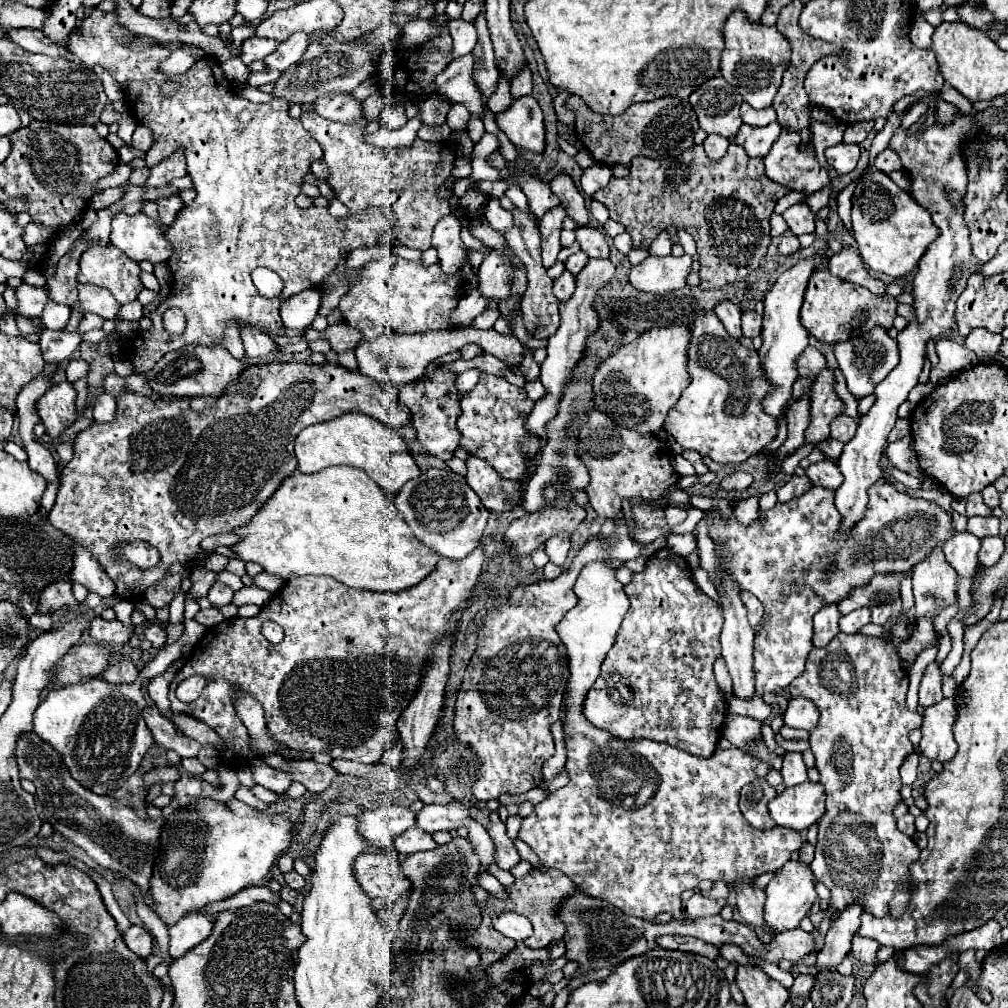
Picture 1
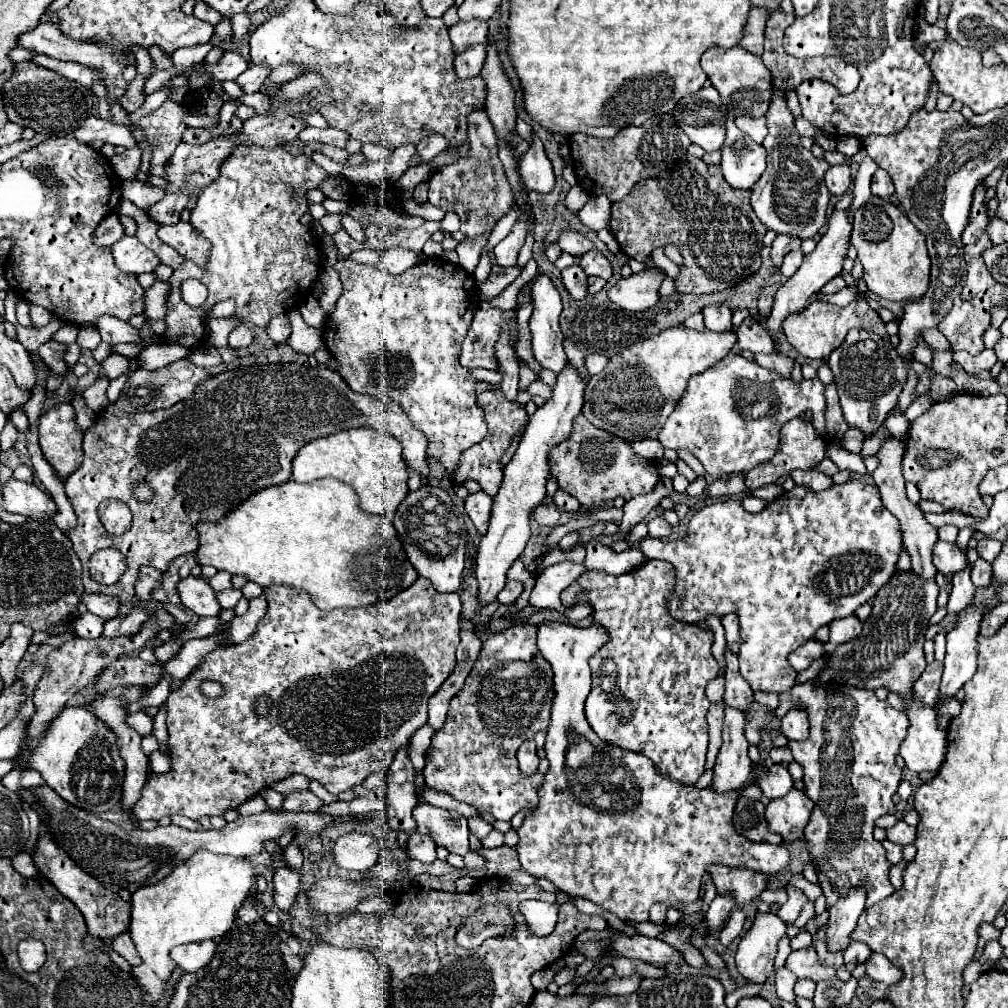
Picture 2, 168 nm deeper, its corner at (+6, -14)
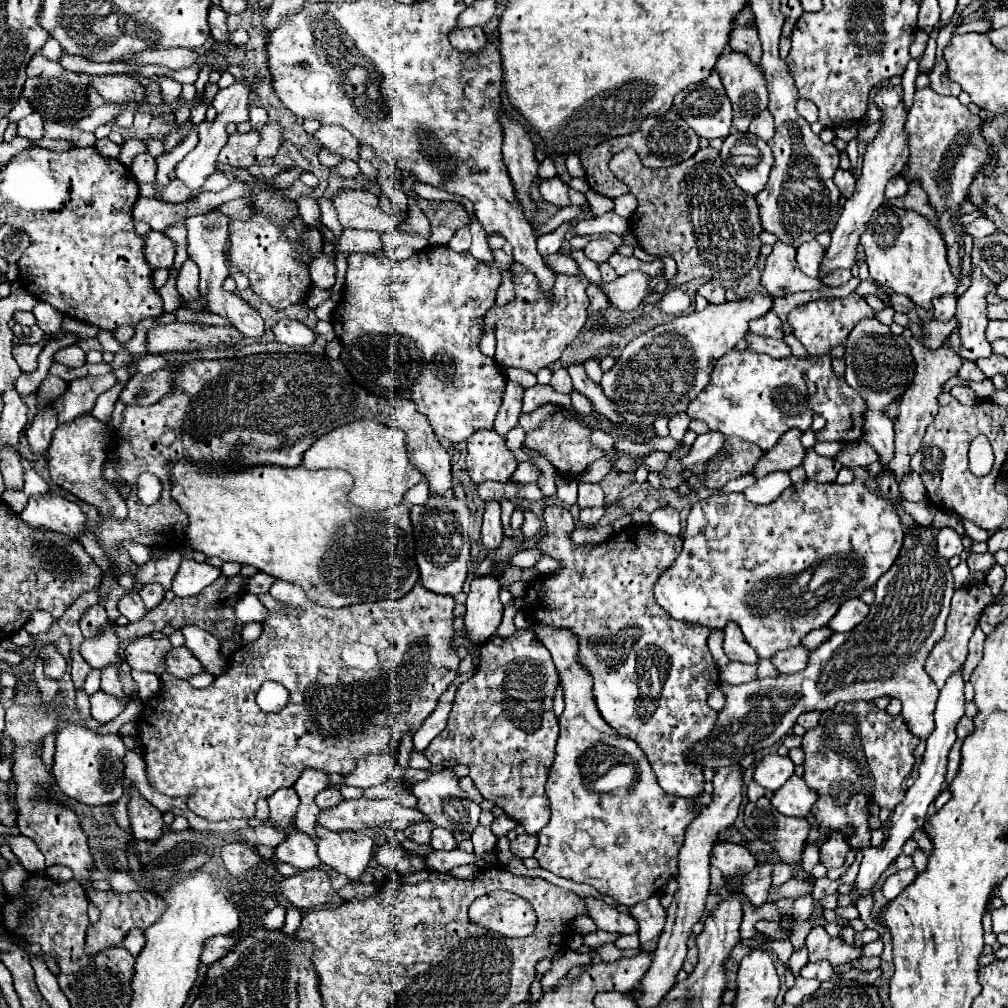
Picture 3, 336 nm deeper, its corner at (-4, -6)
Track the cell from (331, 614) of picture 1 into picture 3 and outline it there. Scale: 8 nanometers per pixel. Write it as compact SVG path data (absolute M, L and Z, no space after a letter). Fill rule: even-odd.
M276 580L270 588L270 594L280 600L280 602L286 602L286 604L294 604L294 606L300 606L304 610L304 614L300 618L288 618L288 616L282 616L282 614L272 614L268 612L266 620L264 620L264 630L262 630L262 636L254 642L254 646L246 646L246 648L240 648L234 656L232 656L232 662L226 670L226 674L218 676L216 682L210 686L210 688L194 688L194 686L188 686L186 680L180 680L176 676L172 676L164 664L164 659L168 651L172 649L172 644L168 638L162 638L162 640L154 640L150 636L144 636L144 638L136 638L128 645L125 651L125 661L129 664L131 669L140 670L140 668L148 668L148 672L156 674L158 680L160 680L160 690L156 694L156 698L144 702L144 710L140 714L140 724L138 724L138 730L140 730L140 744L144 748L144 762L146 762L146 778L150 782L150 786L166 796L172 796L172 798L178 798L178 796L188 796L190 792L194 792L194 796L188 800L188 808L206 818L206 820L230 820L230 818L252 818L254 816L254 804L256 800L260 798L268 798L272 796L278 788L286 788L286 786L294 786L294 782L298 780L300 772L306 768L306 766L312 766L312 768L318 768L318 770L324 770L326 774L330 772L336 772L336 774L350 774L354 768L356 768L356 762L360 756L364 754L372 754L372 752L390 752L390 740L392 738L402 738L406 730L412 730L416 732L422 722L426 720L426 716L436 708L436 702L438 698L446 692L446 688L450 686L450 682L456 678L456 668L460 664L460 658L458 654L452 650L452 634L454 634L454 598L452 596L434 596L434 592L426 592L426 588L422 588L420 584L416 584L412 588L410 594L406 594L402 600L384 600L384 602L368 602L368 604L356 604L356 606L346 606L346 608L326 608L326 606L320 606L316 602L312 602L300 586L292 584L292 582L284 582L284 580ZM266 680L272 680L272 682L280 682L288 692L290 692L290 700L288 704L280 710L280 712L274 712L274 714L266 714L258 708L256 704L256 692L260 690L260 686L266 682Z

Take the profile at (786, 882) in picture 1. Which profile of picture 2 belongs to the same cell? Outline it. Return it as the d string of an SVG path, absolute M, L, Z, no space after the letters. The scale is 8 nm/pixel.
M756 914L750 930L742 936L736 966L738 972L750 982L766 982L774 970L778 942L786 936L786 922L778 914Z

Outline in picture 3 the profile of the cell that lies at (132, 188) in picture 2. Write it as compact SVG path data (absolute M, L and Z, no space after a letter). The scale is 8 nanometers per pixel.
M178 178L170 182L170 186L166 186L162 192L160 192L160 200L164 202L186 202L190 200L194 194L190 188L186 188Z

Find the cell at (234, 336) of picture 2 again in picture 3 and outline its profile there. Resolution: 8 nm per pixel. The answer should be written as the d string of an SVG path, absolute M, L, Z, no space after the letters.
M212 210L208 214L188 218L186 228L188 228L188 256L200 268L200 294L206 298L206 308L218 316L226 316L232 322L232 326L236 326L246 338L260 338L264 334L264 320L258 314L258 310L244 302L240 296L226 292L222 288L222 282L228 276L228 268L222 256L222 248L228 240L228 218Z

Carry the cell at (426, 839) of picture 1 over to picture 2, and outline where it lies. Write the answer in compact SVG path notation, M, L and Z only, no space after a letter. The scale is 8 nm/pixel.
M412 832L406 846L404 846L408 858L420 860L424 864L430 864L436 860L436 844L430 836L420 836L418 832Z

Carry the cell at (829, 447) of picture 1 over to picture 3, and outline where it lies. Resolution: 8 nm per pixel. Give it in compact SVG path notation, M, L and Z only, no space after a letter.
M858 440L858 442L852 442L852 444L844 444L840 454L836 454L836 458L850 470L854 470L858 466L868 468L872 462L878 460L874 456L874 450L870 446L866 446L864 440Z

